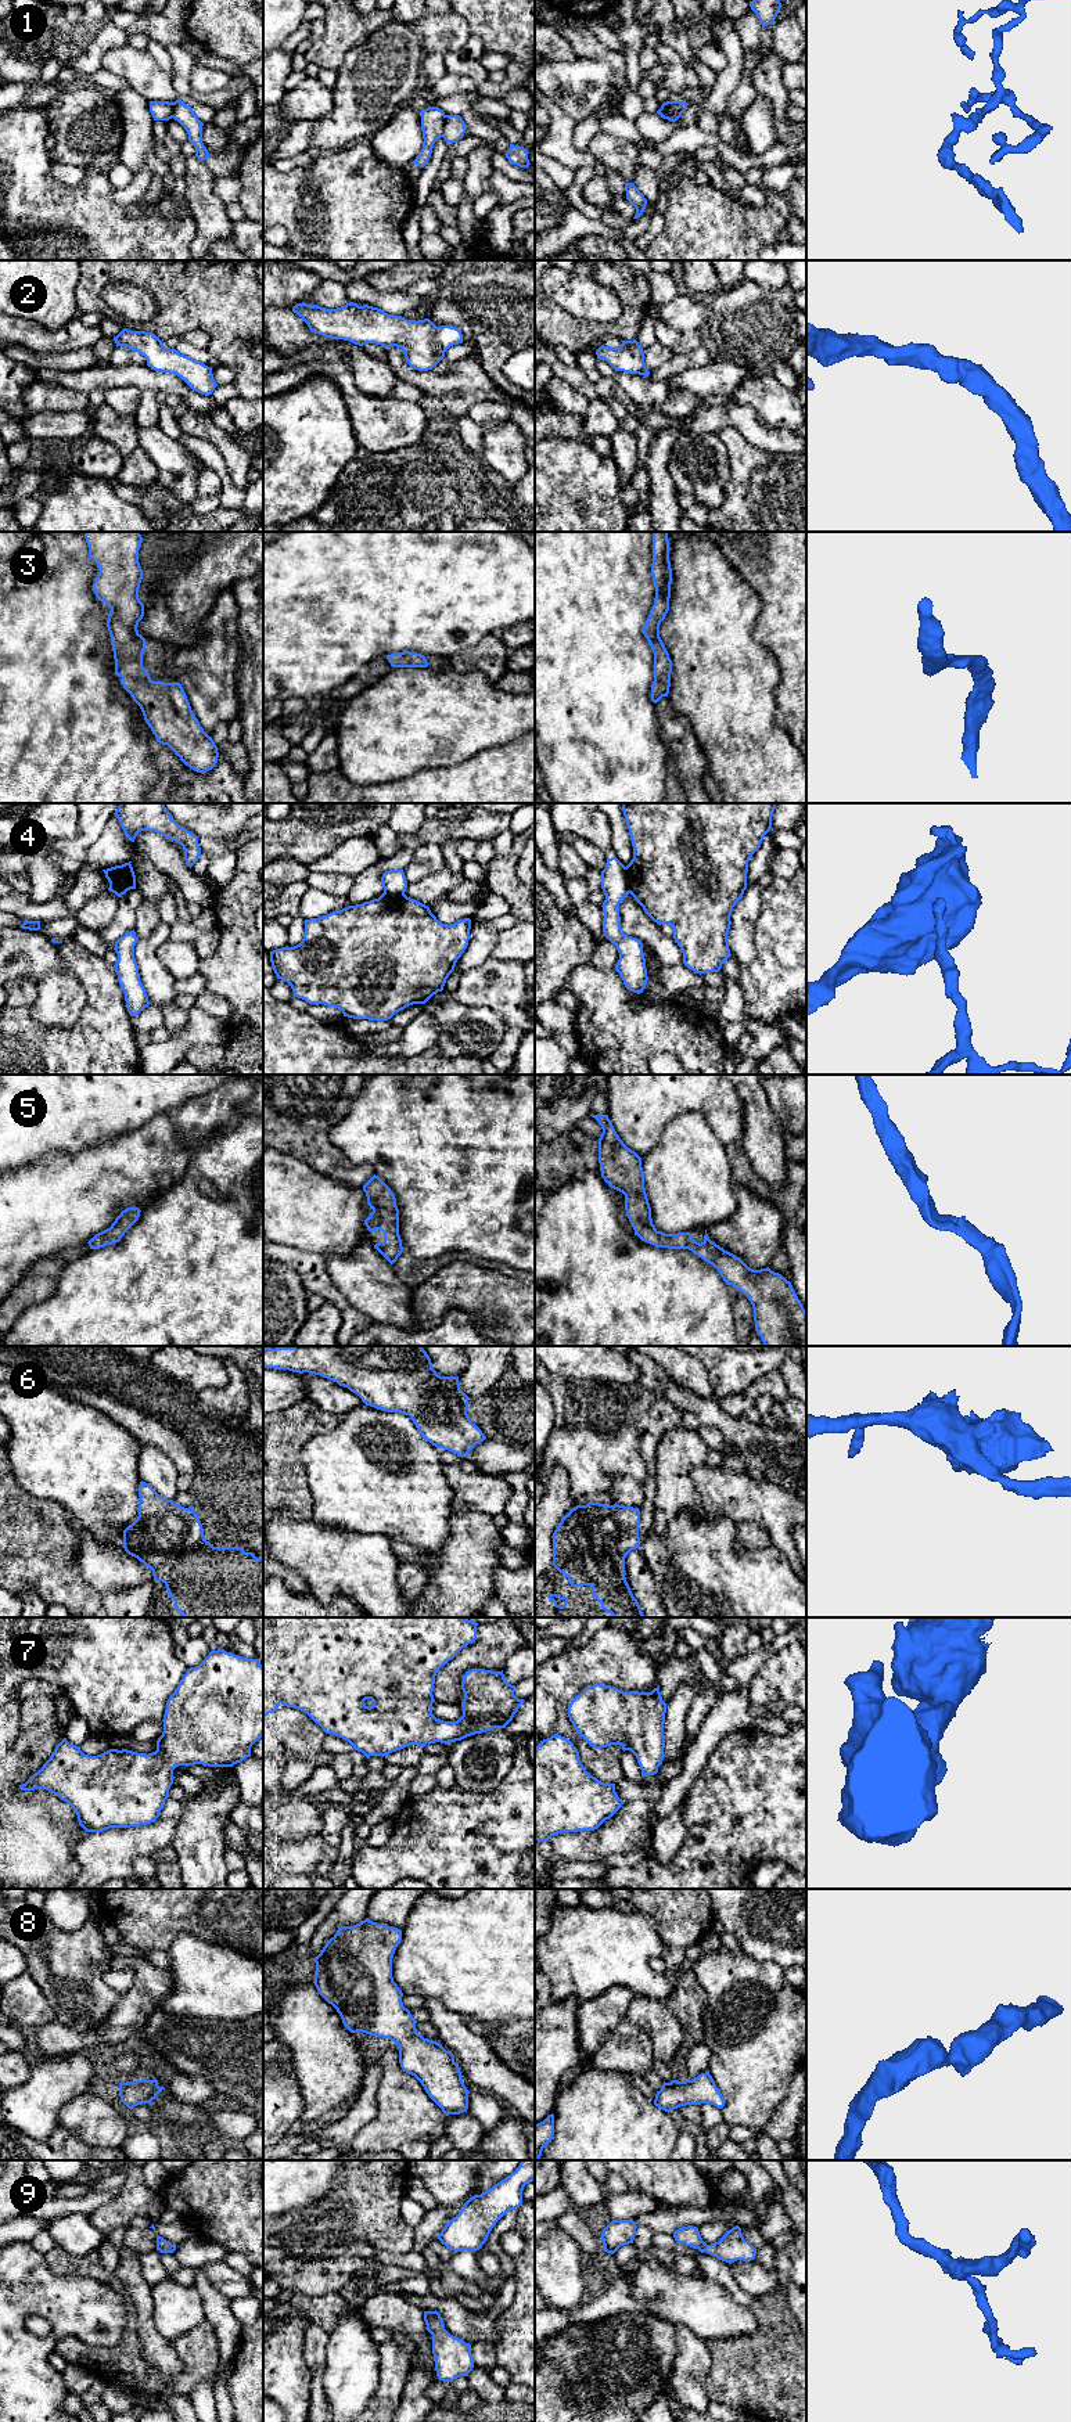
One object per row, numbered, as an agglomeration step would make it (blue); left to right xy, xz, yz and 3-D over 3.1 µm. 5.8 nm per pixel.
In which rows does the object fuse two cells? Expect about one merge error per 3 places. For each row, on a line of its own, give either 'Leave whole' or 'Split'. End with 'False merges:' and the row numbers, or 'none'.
1: Split
2: Leave whole
3: Leave whole
4: Split
5: Leave whole
6: Leave whole
7: Leave whole
8: Leave whole
9: Leave whole
False merges: 1, 4

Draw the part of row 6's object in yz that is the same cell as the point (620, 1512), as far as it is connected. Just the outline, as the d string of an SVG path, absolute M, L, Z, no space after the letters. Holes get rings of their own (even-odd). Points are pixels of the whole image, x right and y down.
M576 1505L553 1533L553 1566L572 1587L590 1586L612 1617L644 1617L625 1577L625 1558L640 1544L639 1508Z

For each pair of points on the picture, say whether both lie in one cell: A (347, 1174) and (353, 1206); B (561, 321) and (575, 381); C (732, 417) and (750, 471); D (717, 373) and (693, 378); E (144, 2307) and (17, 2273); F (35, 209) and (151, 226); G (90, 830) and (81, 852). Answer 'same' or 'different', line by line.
A: different
B: different
C: different
D: same
E: different
F: same
G: same

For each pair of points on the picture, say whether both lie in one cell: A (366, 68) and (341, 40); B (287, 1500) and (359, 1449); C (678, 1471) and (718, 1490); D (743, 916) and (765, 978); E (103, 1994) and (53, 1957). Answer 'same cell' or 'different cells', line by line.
A: different cells
B: different cells
C: different cells
D: different cells
E: same cell

